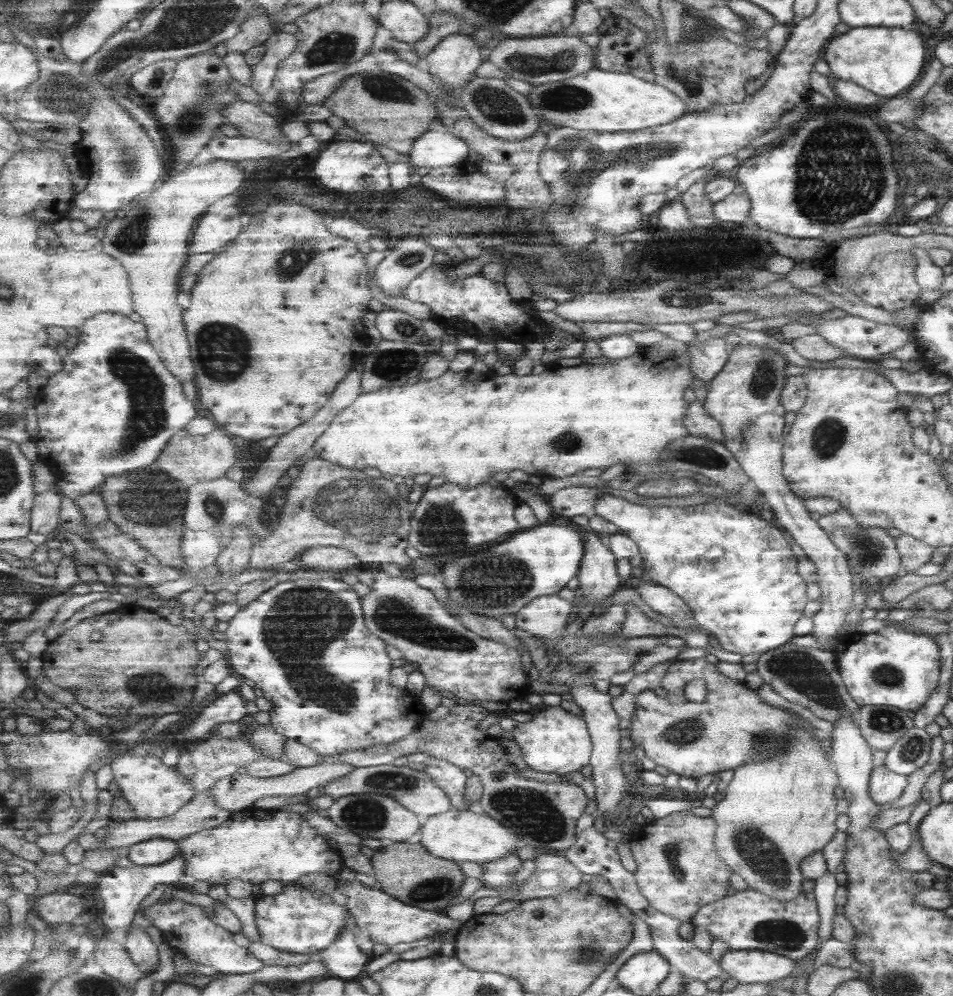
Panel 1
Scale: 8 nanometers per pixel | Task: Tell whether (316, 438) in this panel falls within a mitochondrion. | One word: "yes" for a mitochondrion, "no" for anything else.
no

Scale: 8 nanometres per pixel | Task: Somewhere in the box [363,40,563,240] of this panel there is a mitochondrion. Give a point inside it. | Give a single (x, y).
(493, 103)

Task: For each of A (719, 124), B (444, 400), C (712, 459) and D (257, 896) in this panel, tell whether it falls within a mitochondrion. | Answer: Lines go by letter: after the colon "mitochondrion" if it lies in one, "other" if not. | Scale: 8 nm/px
A: other
B: other
C: mitochondrion
D: other

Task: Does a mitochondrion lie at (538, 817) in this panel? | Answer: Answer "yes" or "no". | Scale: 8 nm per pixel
yes

